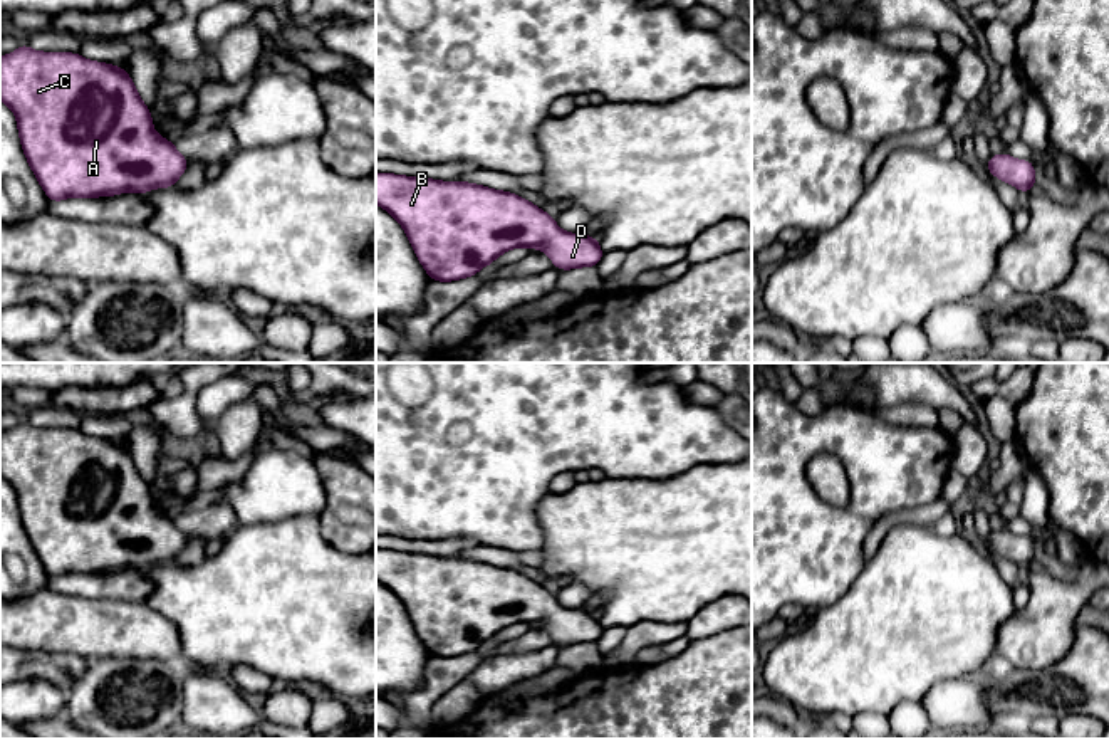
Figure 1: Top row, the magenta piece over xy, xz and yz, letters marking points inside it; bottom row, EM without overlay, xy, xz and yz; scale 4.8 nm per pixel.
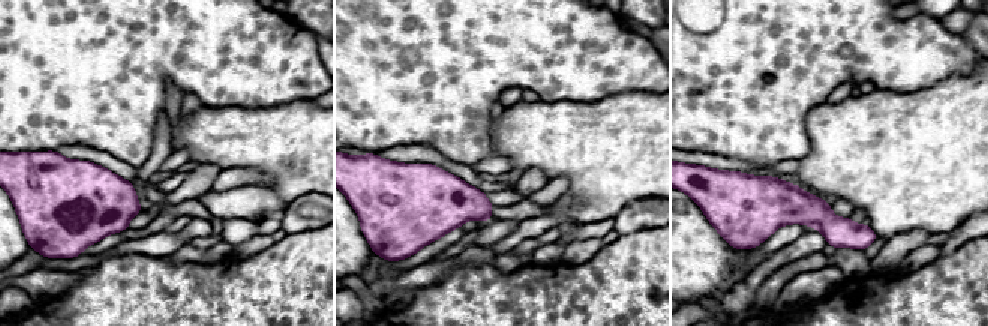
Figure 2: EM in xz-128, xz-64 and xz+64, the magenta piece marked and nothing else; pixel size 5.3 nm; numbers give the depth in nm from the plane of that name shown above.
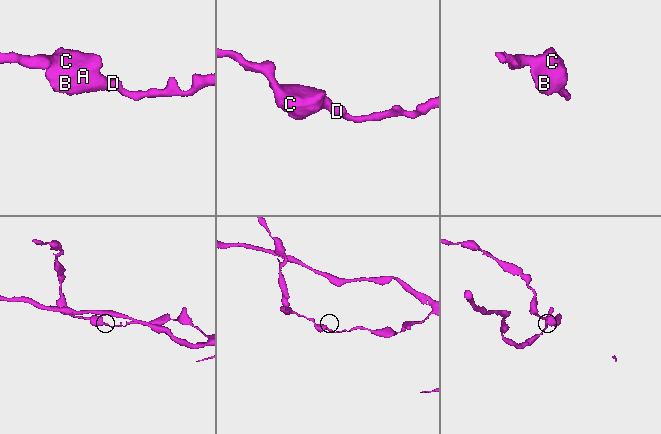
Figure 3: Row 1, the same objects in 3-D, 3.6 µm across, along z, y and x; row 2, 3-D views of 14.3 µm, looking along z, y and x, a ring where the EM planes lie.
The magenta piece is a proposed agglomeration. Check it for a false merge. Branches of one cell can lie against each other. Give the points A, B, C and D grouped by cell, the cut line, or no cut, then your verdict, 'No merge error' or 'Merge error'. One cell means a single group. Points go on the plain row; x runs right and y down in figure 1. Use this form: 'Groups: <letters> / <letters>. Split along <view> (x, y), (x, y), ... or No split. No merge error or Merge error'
Groups: A B C D. No split. No merge error

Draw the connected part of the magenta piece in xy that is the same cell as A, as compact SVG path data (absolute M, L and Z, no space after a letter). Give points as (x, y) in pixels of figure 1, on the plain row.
M23 420L0 433L0 475L13 487L25 534L55 579L69 573L94 574L169 564L186 546L188 536L176 527L173 517L154 509L148 482L121 443L87 437L81 430L37 428Z

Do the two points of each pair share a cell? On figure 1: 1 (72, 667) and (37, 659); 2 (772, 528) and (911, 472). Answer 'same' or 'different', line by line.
1: same
2: same

